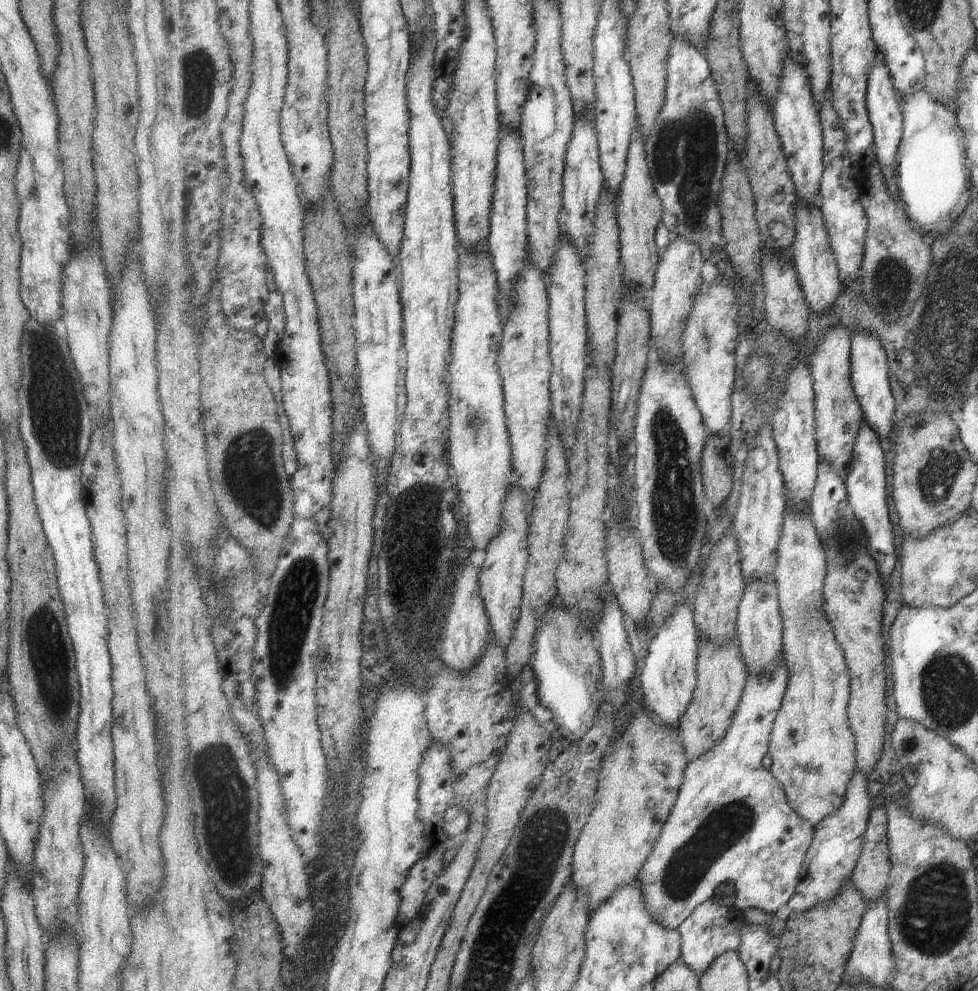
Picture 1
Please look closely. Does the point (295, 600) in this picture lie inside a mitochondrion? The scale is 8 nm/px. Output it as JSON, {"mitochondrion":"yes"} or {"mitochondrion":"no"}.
{"mitochondrion":"yes"}

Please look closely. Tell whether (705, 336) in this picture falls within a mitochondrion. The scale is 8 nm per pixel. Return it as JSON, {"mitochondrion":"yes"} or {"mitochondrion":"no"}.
{"mitochondrion":"yes"}

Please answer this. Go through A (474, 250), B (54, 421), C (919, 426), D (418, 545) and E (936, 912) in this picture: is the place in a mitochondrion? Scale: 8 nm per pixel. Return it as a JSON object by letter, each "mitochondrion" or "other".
{"A":"other","B":"mitochondrion","C":"mitochondrion","D":"mitochondrion","E":"mitochondrion"}

